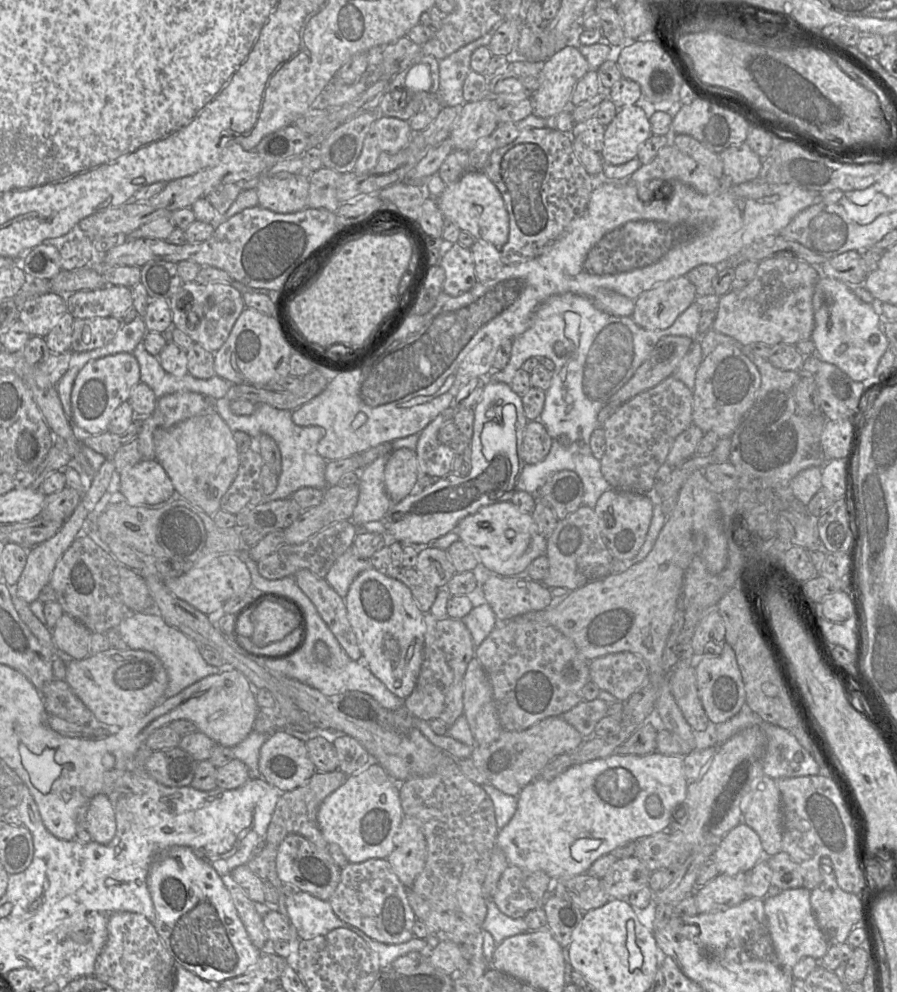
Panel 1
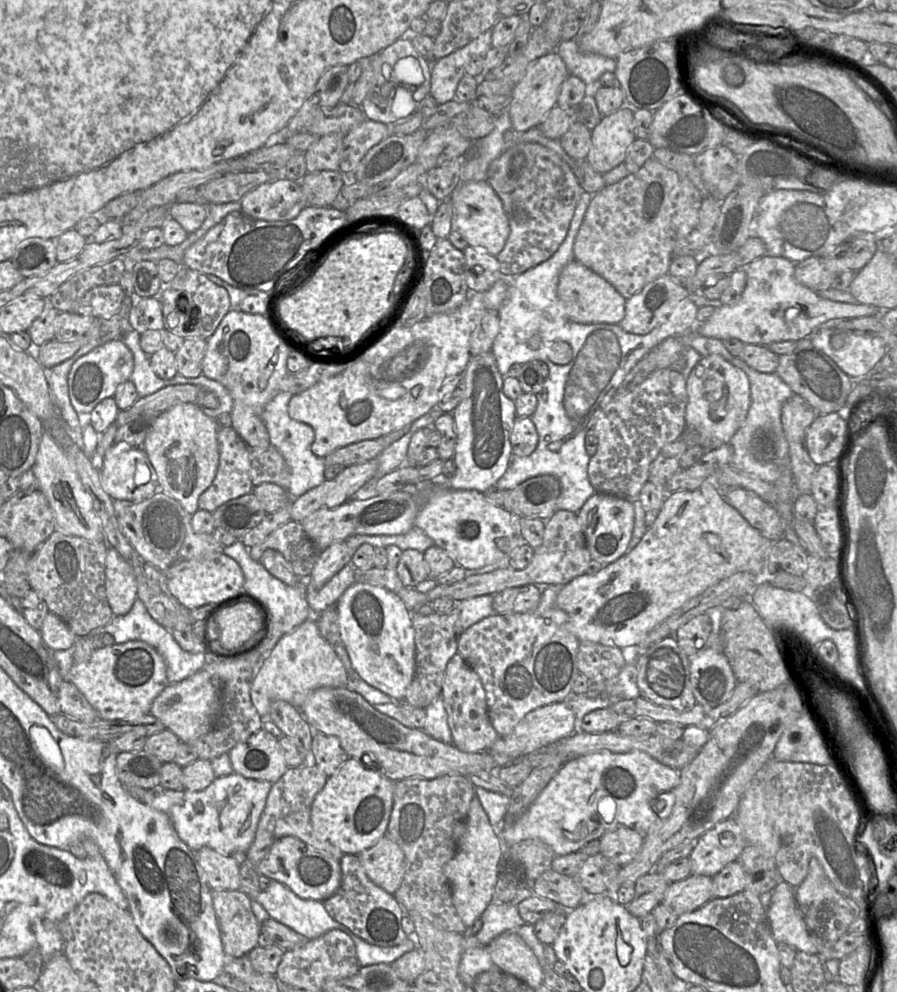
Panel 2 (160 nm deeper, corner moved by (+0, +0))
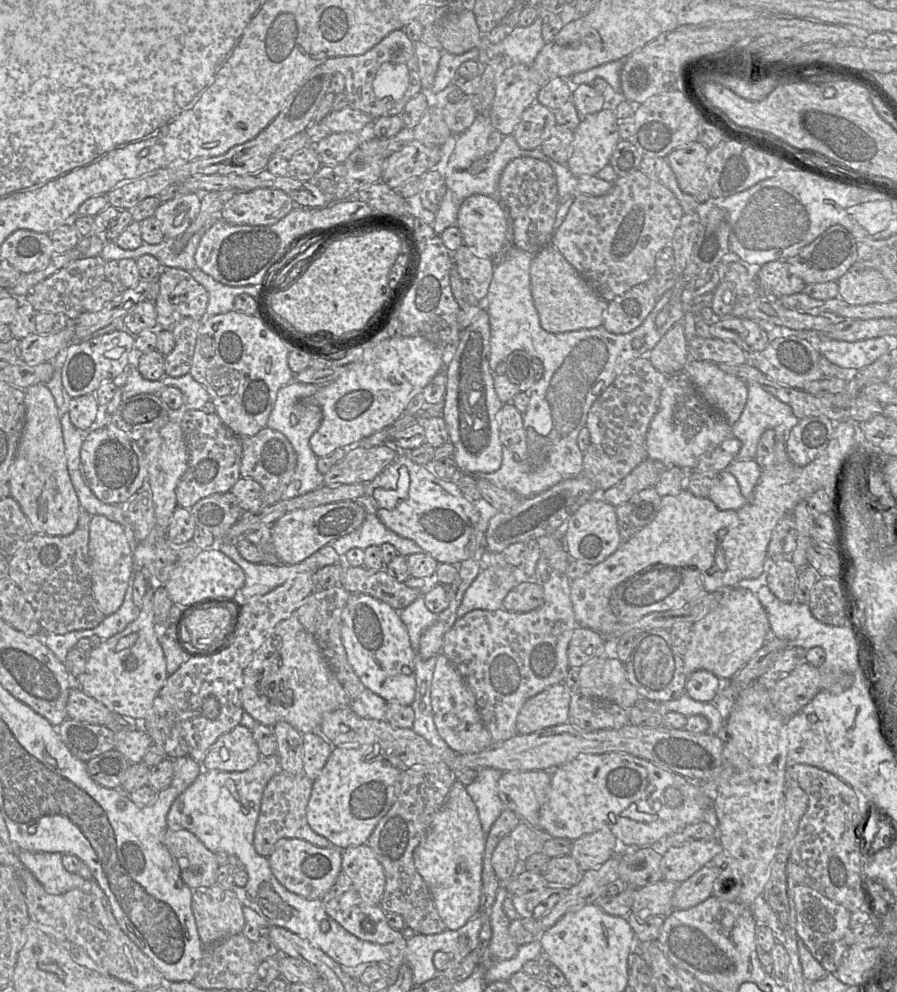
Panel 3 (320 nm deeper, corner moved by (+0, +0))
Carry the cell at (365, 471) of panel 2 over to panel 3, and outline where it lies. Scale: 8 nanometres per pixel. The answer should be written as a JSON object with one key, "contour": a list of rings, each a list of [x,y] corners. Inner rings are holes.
{"contour":[[[386,445],[344,449],[345,457],[324,474],[324,486],[368,483],[403,453]]]}

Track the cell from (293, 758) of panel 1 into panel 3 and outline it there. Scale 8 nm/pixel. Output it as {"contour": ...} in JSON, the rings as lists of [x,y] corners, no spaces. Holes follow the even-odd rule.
{"contour":[[[238,725],[212,744],[201,765],[203,770],[243,772],[253,767],[260,757],[252,730]]]}

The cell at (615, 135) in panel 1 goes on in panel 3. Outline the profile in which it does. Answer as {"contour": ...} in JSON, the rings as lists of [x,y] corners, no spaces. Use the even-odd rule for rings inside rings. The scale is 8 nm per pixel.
{"contour":[[[608,109],[582,118],[573,134],[566,166],[577,178],[597,175],[609,164],[620,141],[614,111]]]}

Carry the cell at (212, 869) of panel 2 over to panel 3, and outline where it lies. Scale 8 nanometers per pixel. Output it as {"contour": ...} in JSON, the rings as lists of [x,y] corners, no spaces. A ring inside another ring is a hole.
{"contour":[[[167,828],[162,842],[176,861],[180,876],[191,890],[216,885],[215,875],[219,864],[215,854],[187,830],[173,831]]]}

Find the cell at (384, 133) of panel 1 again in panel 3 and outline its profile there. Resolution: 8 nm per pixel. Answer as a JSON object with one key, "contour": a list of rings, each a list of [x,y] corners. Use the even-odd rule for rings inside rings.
{"contour":[[[353,132],[330,133],[322,139],[314,149],[322,165],[338,165],[360,146],[362,135]]]}

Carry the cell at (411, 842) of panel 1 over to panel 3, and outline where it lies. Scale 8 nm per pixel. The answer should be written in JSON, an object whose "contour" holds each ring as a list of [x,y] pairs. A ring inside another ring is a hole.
{"contour":[[[365,843],[342,849],[341,855],[341,871],[351,879],[361,898],[367,904],[379,905],[386,877],[373,850]]]}

